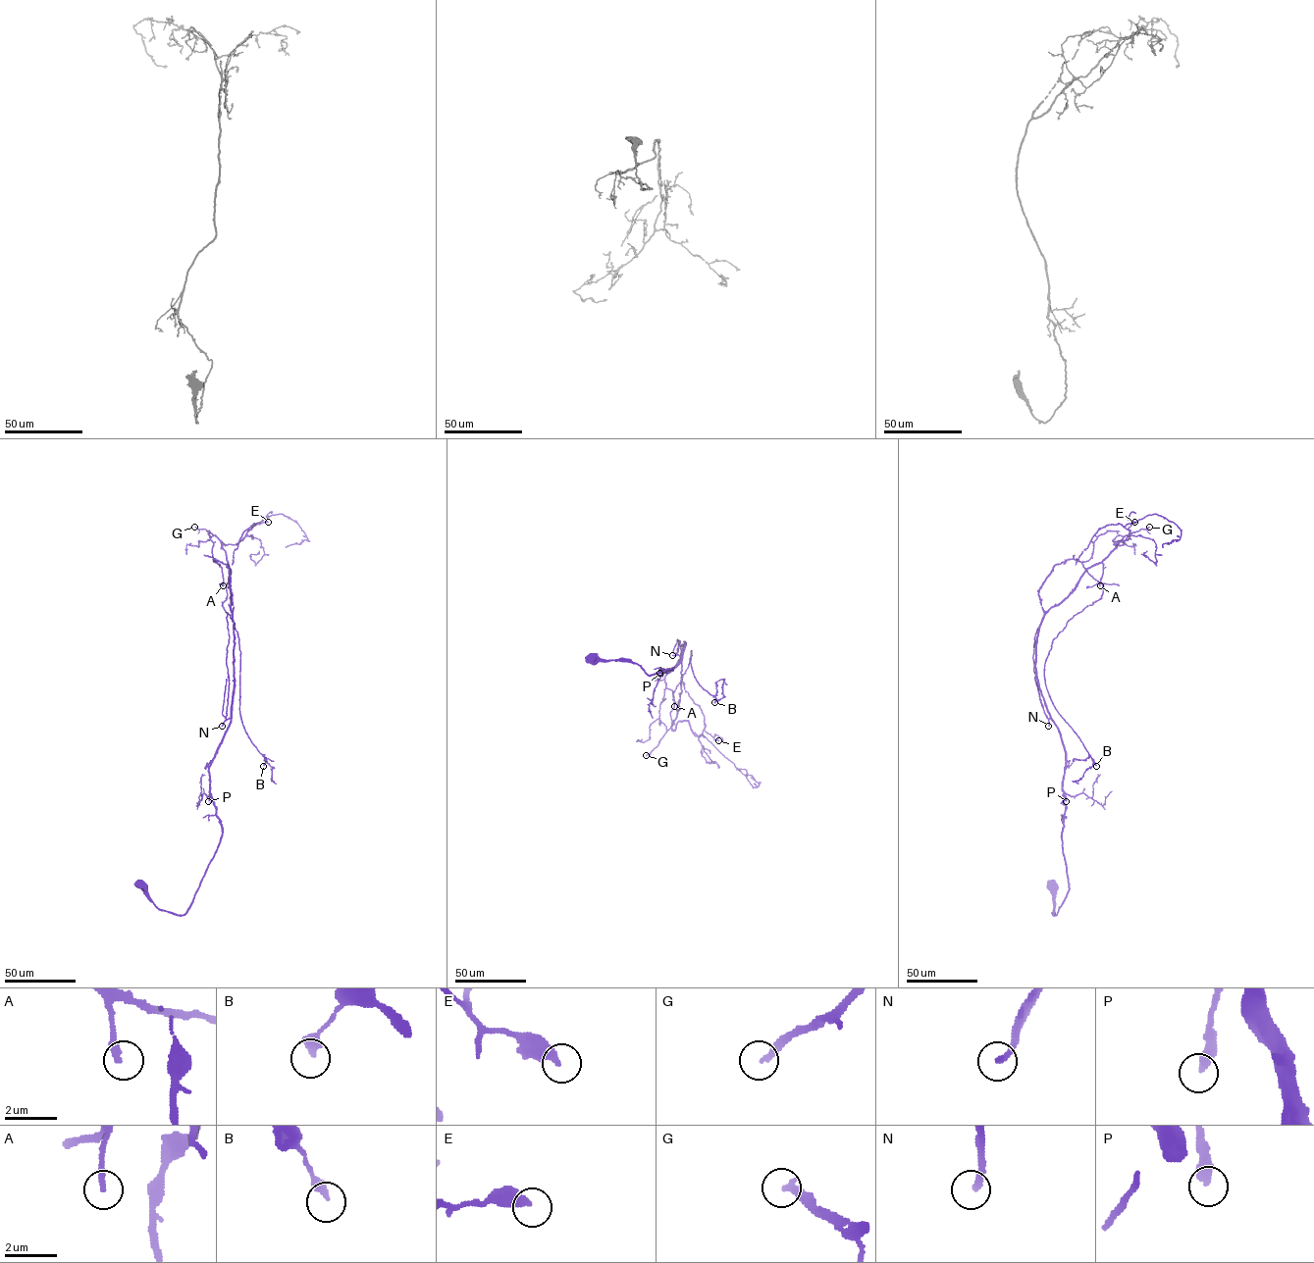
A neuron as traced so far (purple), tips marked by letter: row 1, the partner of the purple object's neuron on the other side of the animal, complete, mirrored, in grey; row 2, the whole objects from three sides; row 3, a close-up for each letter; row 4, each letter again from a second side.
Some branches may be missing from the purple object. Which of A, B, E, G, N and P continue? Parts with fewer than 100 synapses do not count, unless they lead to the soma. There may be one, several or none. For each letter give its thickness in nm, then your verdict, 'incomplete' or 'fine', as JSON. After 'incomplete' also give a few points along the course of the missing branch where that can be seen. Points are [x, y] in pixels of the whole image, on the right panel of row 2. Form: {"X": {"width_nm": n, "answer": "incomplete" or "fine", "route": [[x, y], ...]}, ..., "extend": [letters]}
{"A": {"width_nm": 240, "answer": "fine"}, "B": {"width_nm": 360, "answer": "fine"}, "E": {"width_nm": 400, "answer": "fine"}, "G": {"width_nm": 280, "answer": "incomplete", "route": [[1149, 527], [1163, 526], [1164, 522], [1130, 511], [1126, 530]]}, "N": {"width_nm": 220, "answer": "fine"}, "P": {"width_nm": 400, "answer": "fine"}, "extend": ["G"]}

